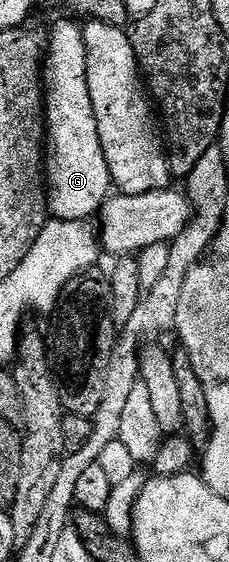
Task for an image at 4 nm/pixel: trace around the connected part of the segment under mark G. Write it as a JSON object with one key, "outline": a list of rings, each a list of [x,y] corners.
{"outline":[[[56,25],[42,61],[46,114],[46,192],[53,218],[88,219],[110,196],[106,155],[100,153],[98,123],[92,119],[90,87],[86,80],[84,35],[72,25]]]}

